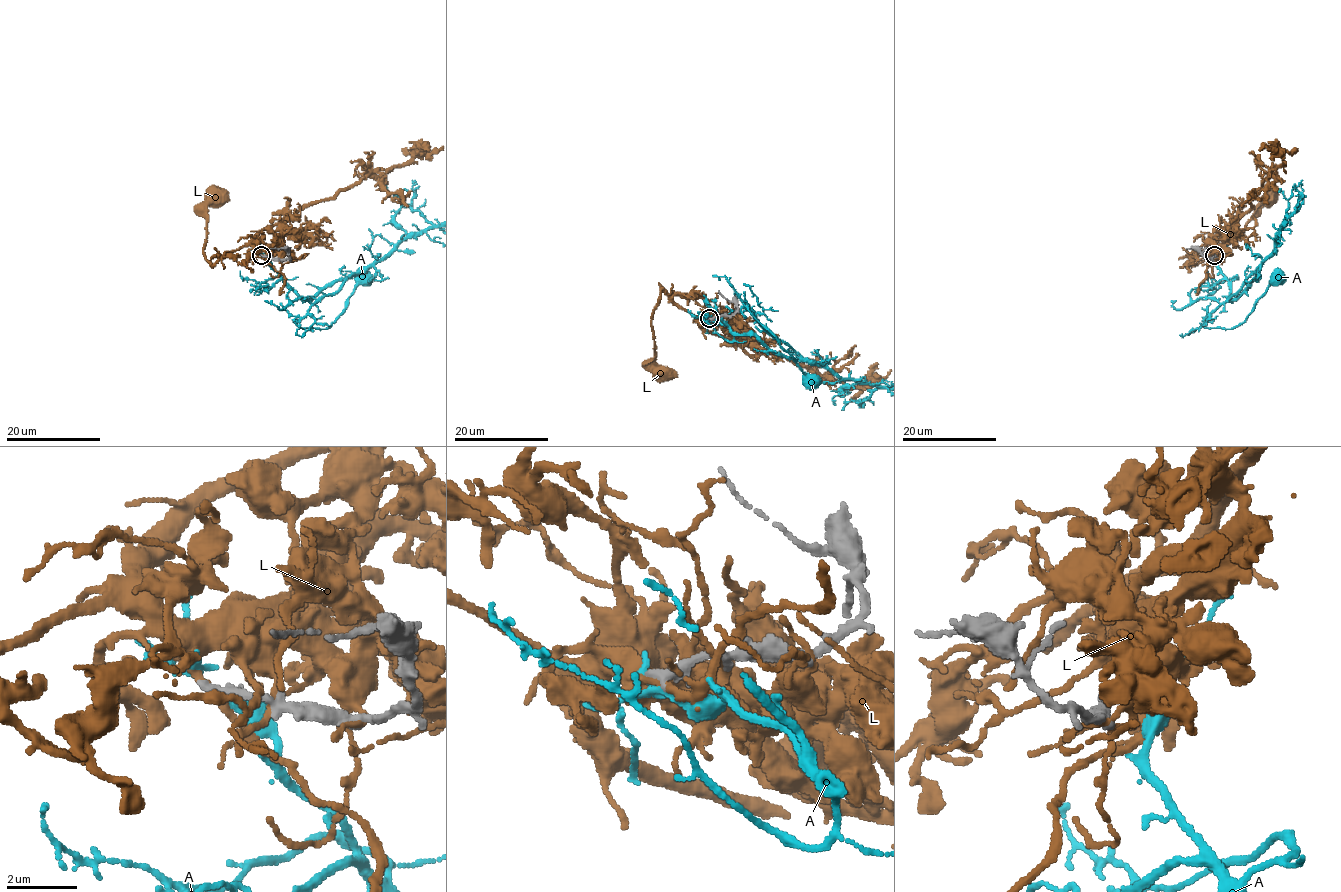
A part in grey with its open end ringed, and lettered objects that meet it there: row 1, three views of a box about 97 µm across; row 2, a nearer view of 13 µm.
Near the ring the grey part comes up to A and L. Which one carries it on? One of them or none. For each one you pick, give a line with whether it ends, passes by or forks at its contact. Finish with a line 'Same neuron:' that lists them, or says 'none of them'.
Same neuron: none of them

